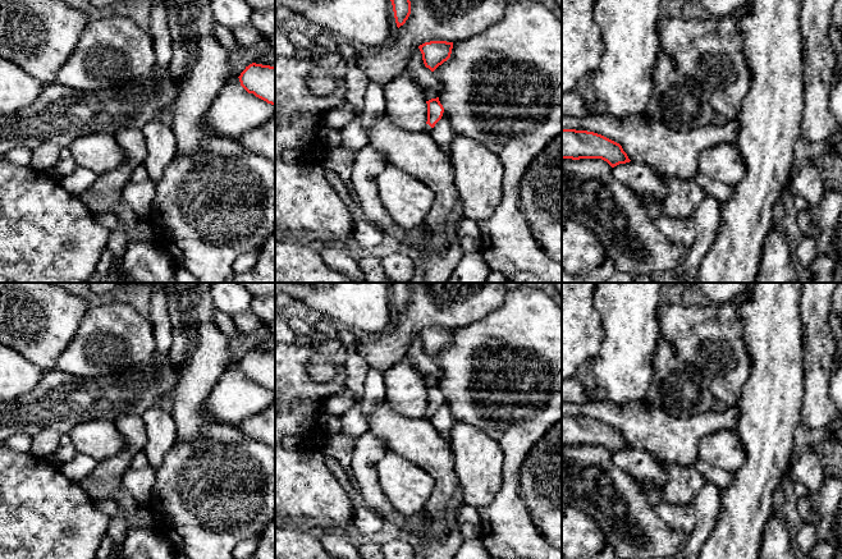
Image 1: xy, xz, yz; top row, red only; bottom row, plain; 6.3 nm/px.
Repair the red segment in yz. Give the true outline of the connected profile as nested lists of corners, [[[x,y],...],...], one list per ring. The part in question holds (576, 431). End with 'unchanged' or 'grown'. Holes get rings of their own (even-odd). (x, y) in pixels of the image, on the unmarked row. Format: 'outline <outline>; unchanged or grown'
outline [[[562,416],[562,445],[601,445],[612,454],[630,449],[622,432],[601,421]]]; unchanged

